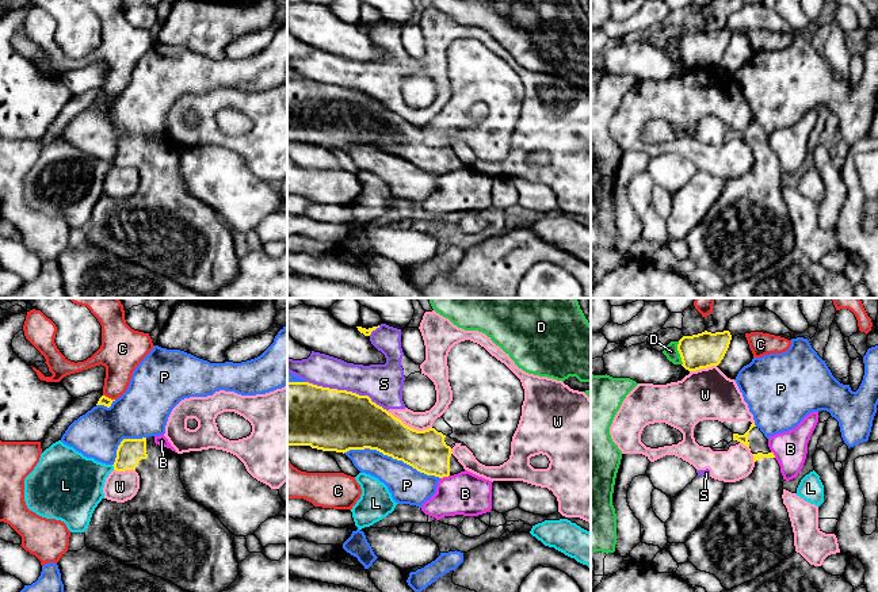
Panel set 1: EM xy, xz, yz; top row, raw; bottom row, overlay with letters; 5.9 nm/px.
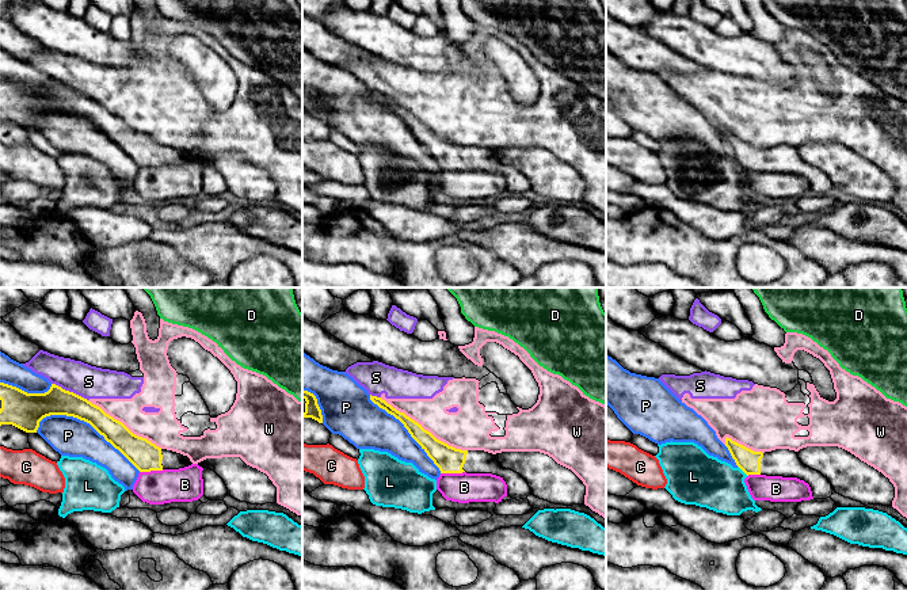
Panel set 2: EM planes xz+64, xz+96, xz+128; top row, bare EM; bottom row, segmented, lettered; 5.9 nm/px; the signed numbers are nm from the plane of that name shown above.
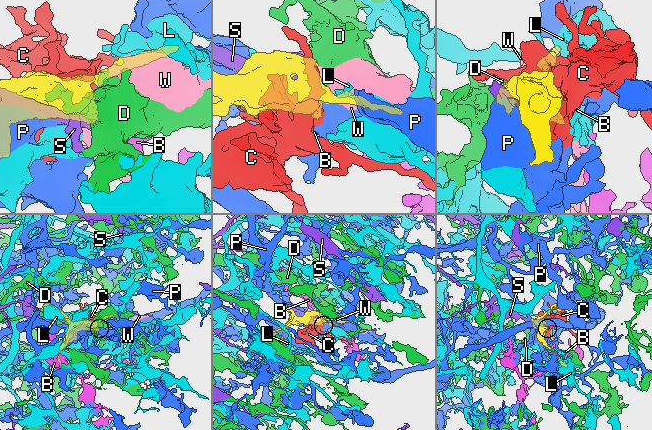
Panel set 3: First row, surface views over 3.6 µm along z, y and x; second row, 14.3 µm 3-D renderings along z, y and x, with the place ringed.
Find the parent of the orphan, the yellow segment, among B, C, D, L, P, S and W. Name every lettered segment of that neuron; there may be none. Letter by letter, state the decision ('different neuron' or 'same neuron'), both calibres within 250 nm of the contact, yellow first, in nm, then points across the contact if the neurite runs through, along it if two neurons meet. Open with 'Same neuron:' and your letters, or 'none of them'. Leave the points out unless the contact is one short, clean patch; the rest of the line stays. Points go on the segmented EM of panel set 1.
Same neuron: none of them
B: different neuron; calibres 240 and 260 nm; border xz (449, 474), (441, 478)
C: different neuron; calibres 60 and 200 nm
D: different neuron; calibres 200 and 80 nm
L: different neuron; calibres 160 and 340 nm
P: different neuron; calibres 280 and 220 nm
S: different neuron; calibres 360 and 220 nm
W: different neuron; calibres 280 and 110 nm

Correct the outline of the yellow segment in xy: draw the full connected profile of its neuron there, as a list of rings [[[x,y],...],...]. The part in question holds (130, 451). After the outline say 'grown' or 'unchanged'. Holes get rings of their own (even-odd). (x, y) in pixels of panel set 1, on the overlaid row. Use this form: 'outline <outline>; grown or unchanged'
outline [[[154,436],[123,439],[112,466],[117,471],[135,470],[140,489],[125,503],[102,499],[84,531],[88,549],[171,581],[187,592],[222,592],[237,578],[234,535],[188,496],[180,480],[180,454],[156,444]]]; grown

